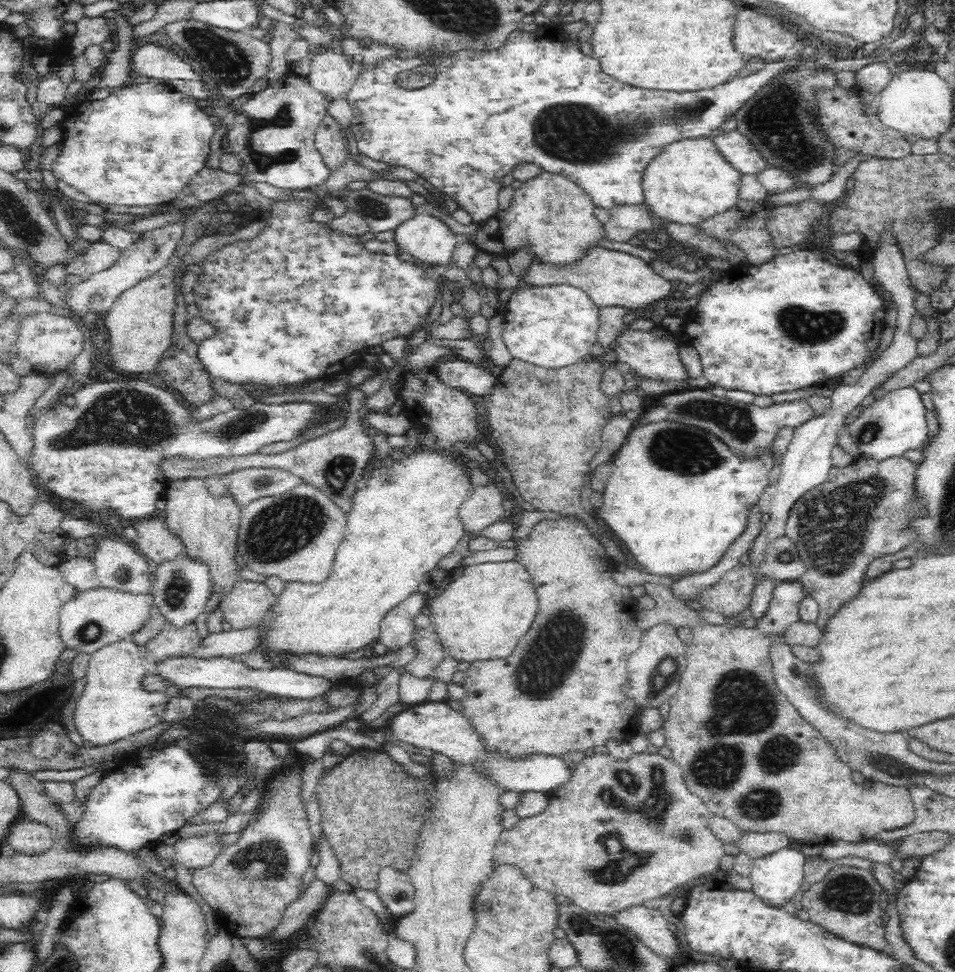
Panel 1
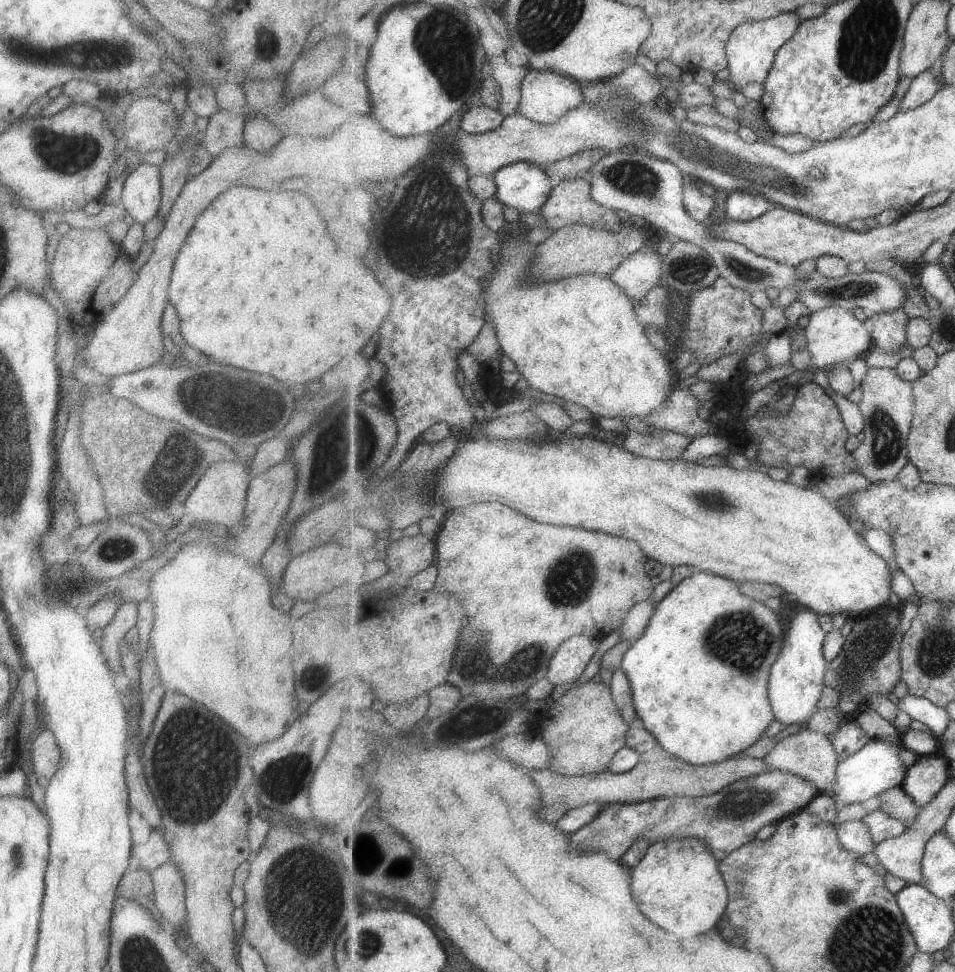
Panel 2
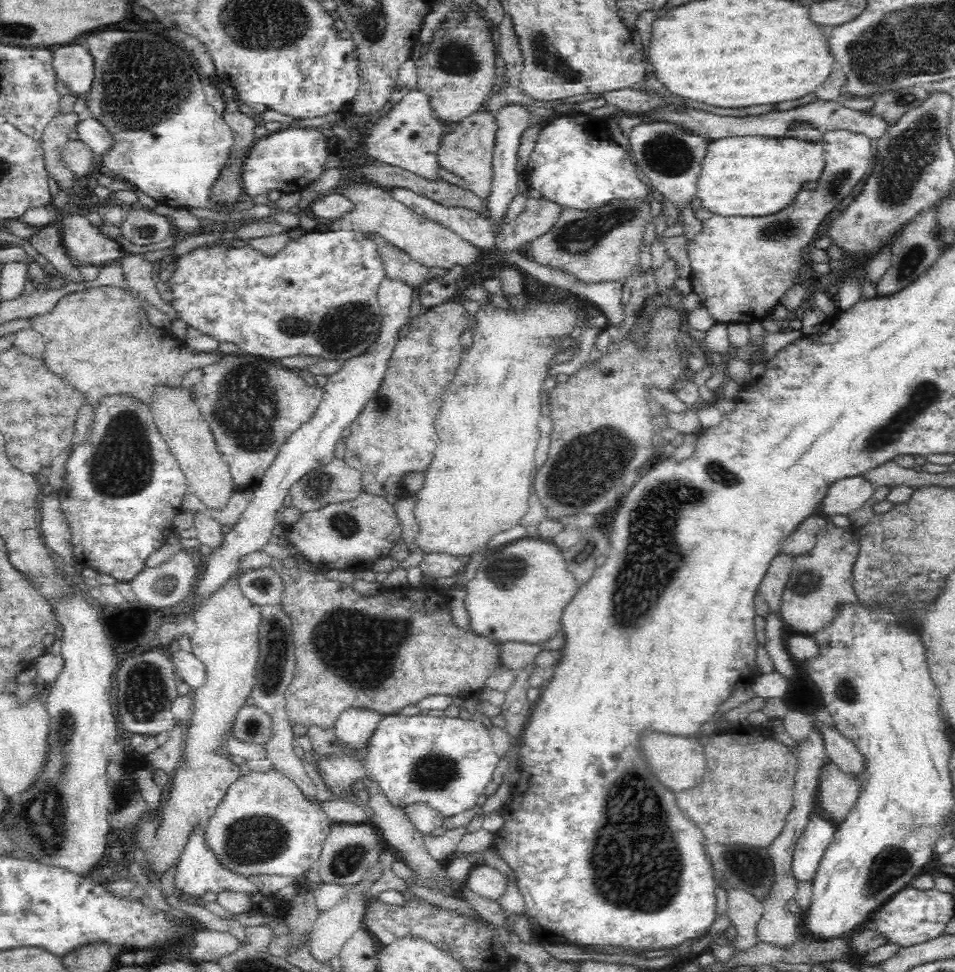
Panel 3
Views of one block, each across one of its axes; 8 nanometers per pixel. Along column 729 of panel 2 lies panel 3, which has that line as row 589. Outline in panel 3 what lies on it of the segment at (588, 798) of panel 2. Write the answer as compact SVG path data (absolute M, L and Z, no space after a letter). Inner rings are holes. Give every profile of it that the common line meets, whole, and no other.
M779 554L772 561L768 575L758 588L758 594L764 598L770 612L779 616L782 612L786 584L793 568L793 557Z

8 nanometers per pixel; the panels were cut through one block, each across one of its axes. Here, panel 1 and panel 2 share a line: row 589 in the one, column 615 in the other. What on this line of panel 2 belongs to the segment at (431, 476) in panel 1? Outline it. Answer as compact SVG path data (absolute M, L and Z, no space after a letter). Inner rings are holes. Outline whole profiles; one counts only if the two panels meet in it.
M526 236L523 240L518 237L510 238L504 248L500 250L498 268L488 278L484 306L486 307L487 316L492 320L492 324L496 326L496 332L500 336L504 353L515 362L521 374L529 380L531 388L544 392L544 394L554 394L554 396L564 398L567 402L582 404L582 406L592 410L598 418L607 416L608 418L620 418L623 420L624 418L630 419L633 416L637 416L643 419L654 414L656 410L660 410L664 404L668 404L670 396L672 396L677 386L677 371L674 368L674 363L669 362L667 356L663 356L664 350L656 348L652 344L650 336L646 334L646 324L641 321L640 314L636 312L635 300L614 278L600 273L570 276L570 278L564 278L564 280L532 280L532 268L536 266L538 256L540 256L540 248L538 248L540 244L525 243L525 239Z

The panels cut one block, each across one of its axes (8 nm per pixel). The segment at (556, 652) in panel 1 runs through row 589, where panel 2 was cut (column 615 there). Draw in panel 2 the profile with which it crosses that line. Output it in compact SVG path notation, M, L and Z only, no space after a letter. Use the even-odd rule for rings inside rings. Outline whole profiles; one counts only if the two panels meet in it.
M472 504L468 508L458 508L456 512L448 514L446 524L439 534L437 540L437 560L439 564L439 576L436 583L436 592L438 590L446 590L446 592L454 592L460 596L460 600L464 602L474 602L474 620L470 620L470 626L466 628L464 636L462 636L462 644L460 644L460 654L456 656L456 666L453 666L449 676L450 684L458 686L462 690L464 697L480 696L482 699L494 698L494 700L502 700L515 697L524 697L526 692L530 690L532 684L548 678L548 672L551 671L552 659L556 656L556 652L562 648L562 644L566 643L573 636L588 635L592 637L606 637L612 635L611 632L622 628L626 616L630 614L630 609L637 604L652 598L654 594L654 582L648 574L646 563L650 561L646 556L642 545L634 540L614 536L614 534L604 534L604 532L594 532L594 530L586 530L586 528L572 528L572 526L552 526L552 524L542 524L542 522L534 522L532 518L528 518L526 514L504 506L504 504Z

